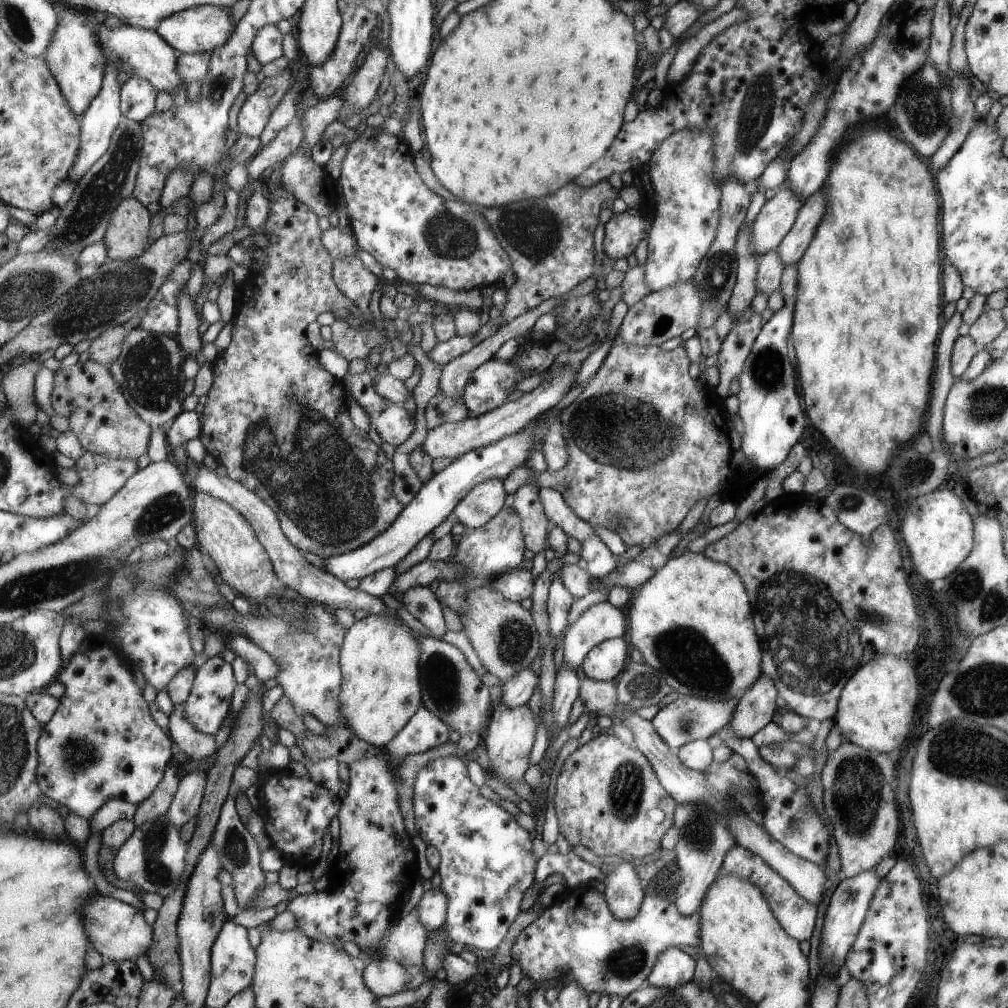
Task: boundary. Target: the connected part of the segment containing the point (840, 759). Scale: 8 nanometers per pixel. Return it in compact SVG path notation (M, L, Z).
M841 742L821 768L823 819L838 848L839 878L846 879L875 867L897 840L895 766L885 756L856 744Z

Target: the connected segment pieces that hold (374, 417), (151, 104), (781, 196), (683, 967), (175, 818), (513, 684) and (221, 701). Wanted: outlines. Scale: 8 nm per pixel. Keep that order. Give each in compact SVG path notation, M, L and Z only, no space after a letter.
M369 372L348 374L347 384L355 401L367 412L371 426L377 429L383 441L394 447L401 446L415 432L414 417L401 404L379 396L373 388L373 376Z
M138 75L128 78L122 89L122 111L128 119L142 123L155 112L158 88Z
M785 178L774 196L767 199L750 226L750 243L759 258L767 249L775 249L795 220L802 198L789 187Z
M667 947L655 959L645 983L666 989L674 989L694 976L694 959L679 947Z
M196 769L189 773L182 773L179 788L168 809L168 819L180 827L185 826L197 812L200 812L207 785L207 770Z
M527 667L512 676L502 687L503 701L506 707L516 707L527 704L529 698L539 688L540 674Z
M220 653L207 659L198 668L194 687L189 698L186 700L186 713L189 720L201 732L210 735L217 734L221 730L221 726L223 726L223 722L225 722L225 718L227 718L227 714L231 710L234 692L237 687L237 678L235 678L235 672L233 672L231 663L225 662Z

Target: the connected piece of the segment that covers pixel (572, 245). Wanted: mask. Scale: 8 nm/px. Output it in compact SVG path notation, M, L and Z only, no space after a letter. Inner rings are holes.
M608 179L602 180L599 184L591 188L585 188L581 185L575 186L573 182L567 184L567 188L561 188L553 196L539 198L539 200L525 200L525 202L515 202L503 208L478 208L486 219L490 222L499 242L503 248L510 254L512 260L513 272L516 281L507 289L507 299L501 312L500 321L487 321L479 331L471 336L457 336L448 341L438 341L436 346L429 352L427 357L436 363L444 366L454 358L460 357L469 351L472 351L478 344L484 340L490 339L513 320L518 319L522 314L537 308L546 300L568 295L573 289L576 289L583 281L586 281L595 272L595 246L593 246L593 236L599 224L599 212L603 210L605 200L613 194L613 186Z

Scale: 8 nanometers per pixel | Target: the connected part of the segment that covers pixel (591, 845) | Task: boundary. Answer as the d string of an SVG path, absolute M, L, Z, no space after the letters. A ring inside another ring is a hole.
M602 730L564 760L562 769L556 776L554 807L559 831L569 844L582 844L601 857L627 852L633 858L641 858L660 846L659 840L670 828L677 804L661 782L657 782L658 777L653 774L650 761L641 756L641 753L617 736Z

